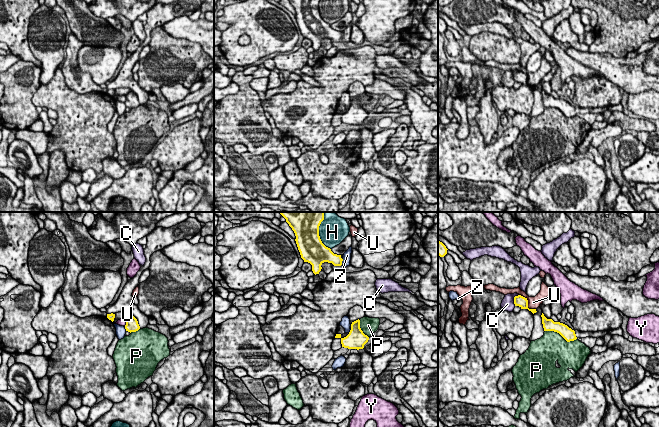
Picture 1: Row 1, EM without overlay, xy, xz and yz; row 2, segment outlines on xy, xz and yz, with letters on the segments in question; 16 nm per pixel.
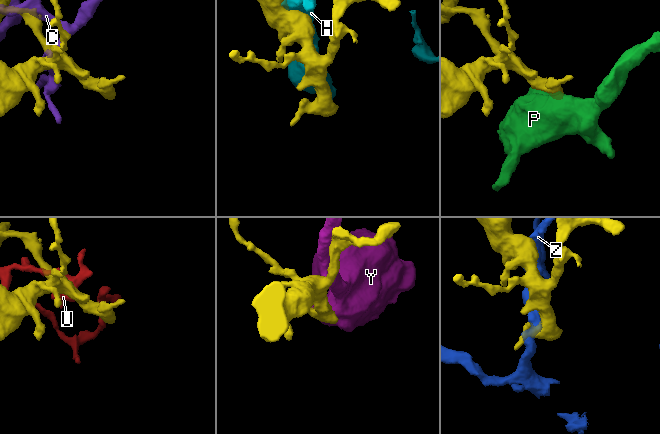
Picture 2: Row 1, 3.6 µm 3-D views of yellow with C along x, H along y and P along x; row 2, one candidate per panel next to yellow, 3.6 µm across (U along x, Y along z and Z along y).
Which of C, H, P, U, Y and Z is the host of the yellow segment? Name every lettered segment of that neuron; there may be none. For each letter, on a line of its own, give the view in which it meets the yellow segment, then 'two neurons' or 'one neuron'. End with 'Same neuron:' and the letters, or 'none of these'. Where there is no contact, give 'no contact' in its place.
C: contact in yz; two neurons
H: contact in xz; two neurons
P: contact in yz; two neurons
U: contact in yz; two neurons
Y: contact in xy; two neurons
Z: contact in xz; two neurons
Same neuron: none of these

